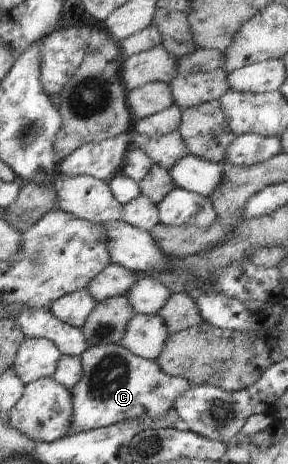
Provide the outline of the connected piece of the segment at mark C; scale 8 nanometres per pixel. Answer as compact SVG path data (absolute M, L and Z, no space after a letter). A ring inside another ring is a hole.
M119 343L89 345L80 355L80 360L83 375L68 389L71 394L72 422L65 436L110 426L134 417L162 416L183 392L195 386L185 378L163 373L155 360L136 356Z

